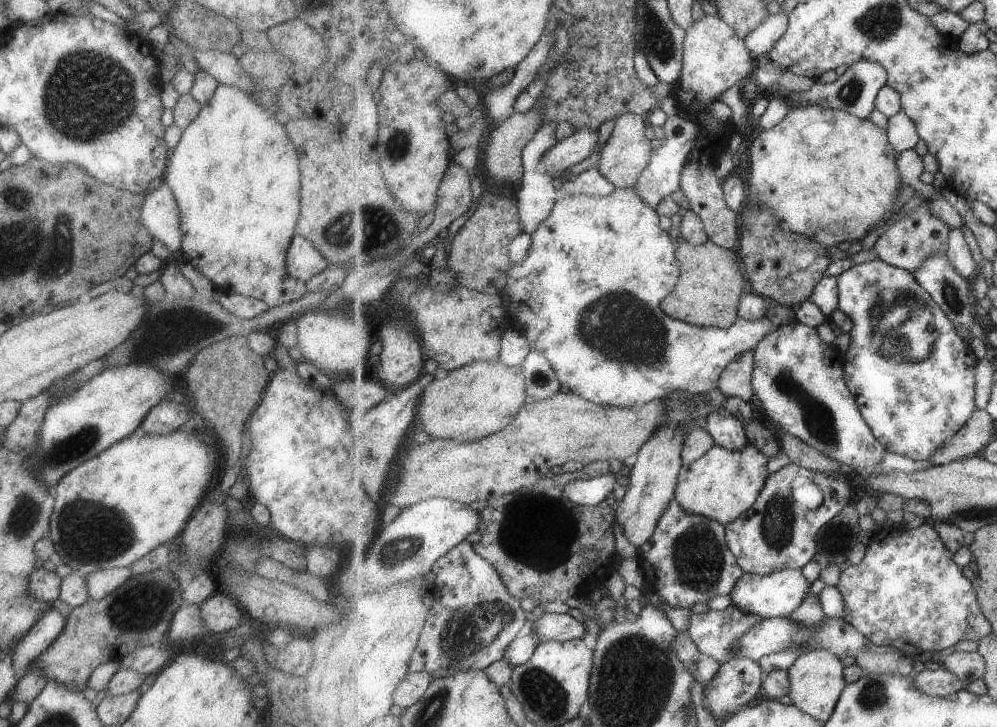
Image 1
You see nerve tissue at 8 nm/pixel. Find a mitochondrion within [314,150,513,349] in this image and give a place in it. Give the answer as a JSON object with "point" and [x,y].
{"point":[374,225]}

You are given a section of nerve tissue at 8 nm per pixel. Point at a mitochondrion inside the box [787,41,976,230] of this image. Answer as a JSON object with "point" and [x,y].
{"point":[849,94]}

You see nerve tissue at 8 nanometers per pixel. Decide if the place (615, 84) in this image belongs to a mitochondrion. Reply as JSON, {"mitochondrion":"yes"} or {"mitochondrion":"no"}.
{"mitochondrion":"no"}

